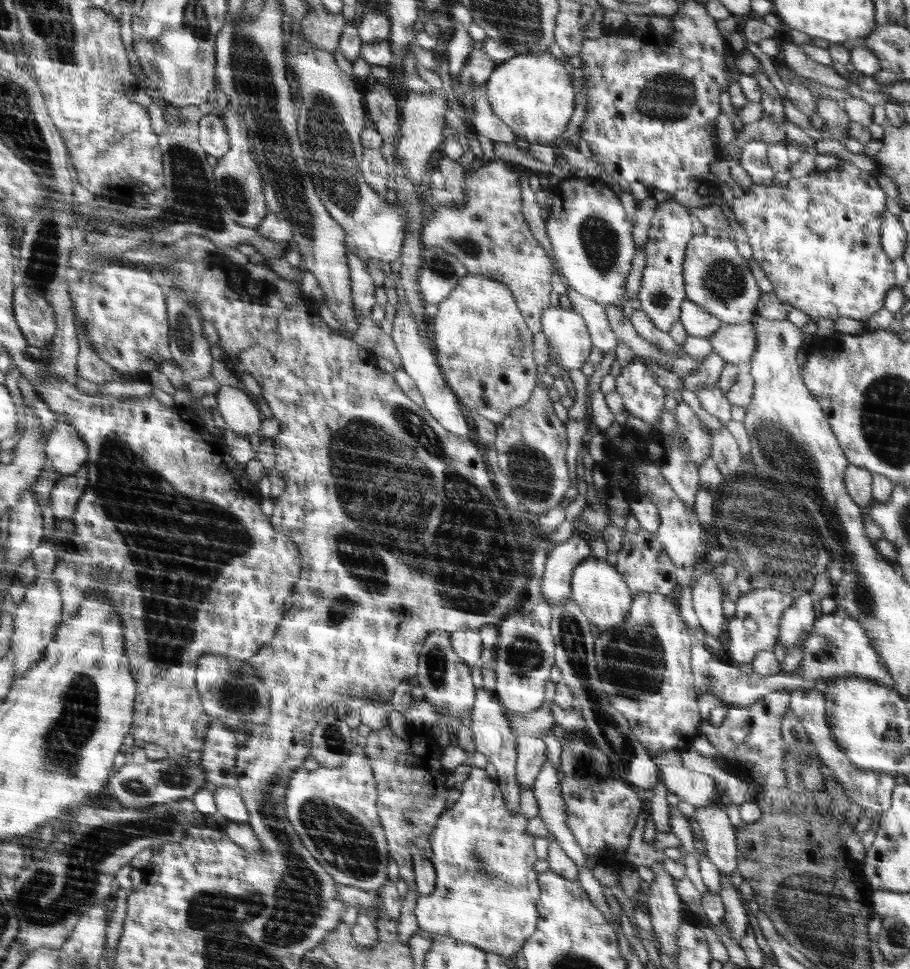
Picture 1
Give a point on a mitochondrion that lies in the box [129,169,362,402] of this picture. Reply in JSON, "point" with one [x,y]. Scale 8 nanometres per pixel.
{"point":[234,190]}

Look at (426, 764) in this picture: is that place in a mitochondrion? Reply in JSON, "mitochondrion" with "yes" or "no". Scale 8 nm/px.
{"mitochondrion":"no"}

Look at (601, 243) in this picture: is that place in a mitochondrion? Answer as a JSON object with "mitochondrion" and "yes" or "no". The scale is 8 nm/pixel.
{"mitochondrion":"yes"}

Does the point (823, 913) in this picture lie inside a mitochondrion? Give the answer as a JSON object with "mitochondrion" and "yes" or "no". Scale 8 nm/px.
{"mitochondrion":"yes"}

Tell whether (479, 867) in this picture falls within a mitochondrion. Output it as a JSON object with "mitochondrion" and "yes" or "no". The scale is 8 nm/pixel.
{"mitochondrion":"yes"}

